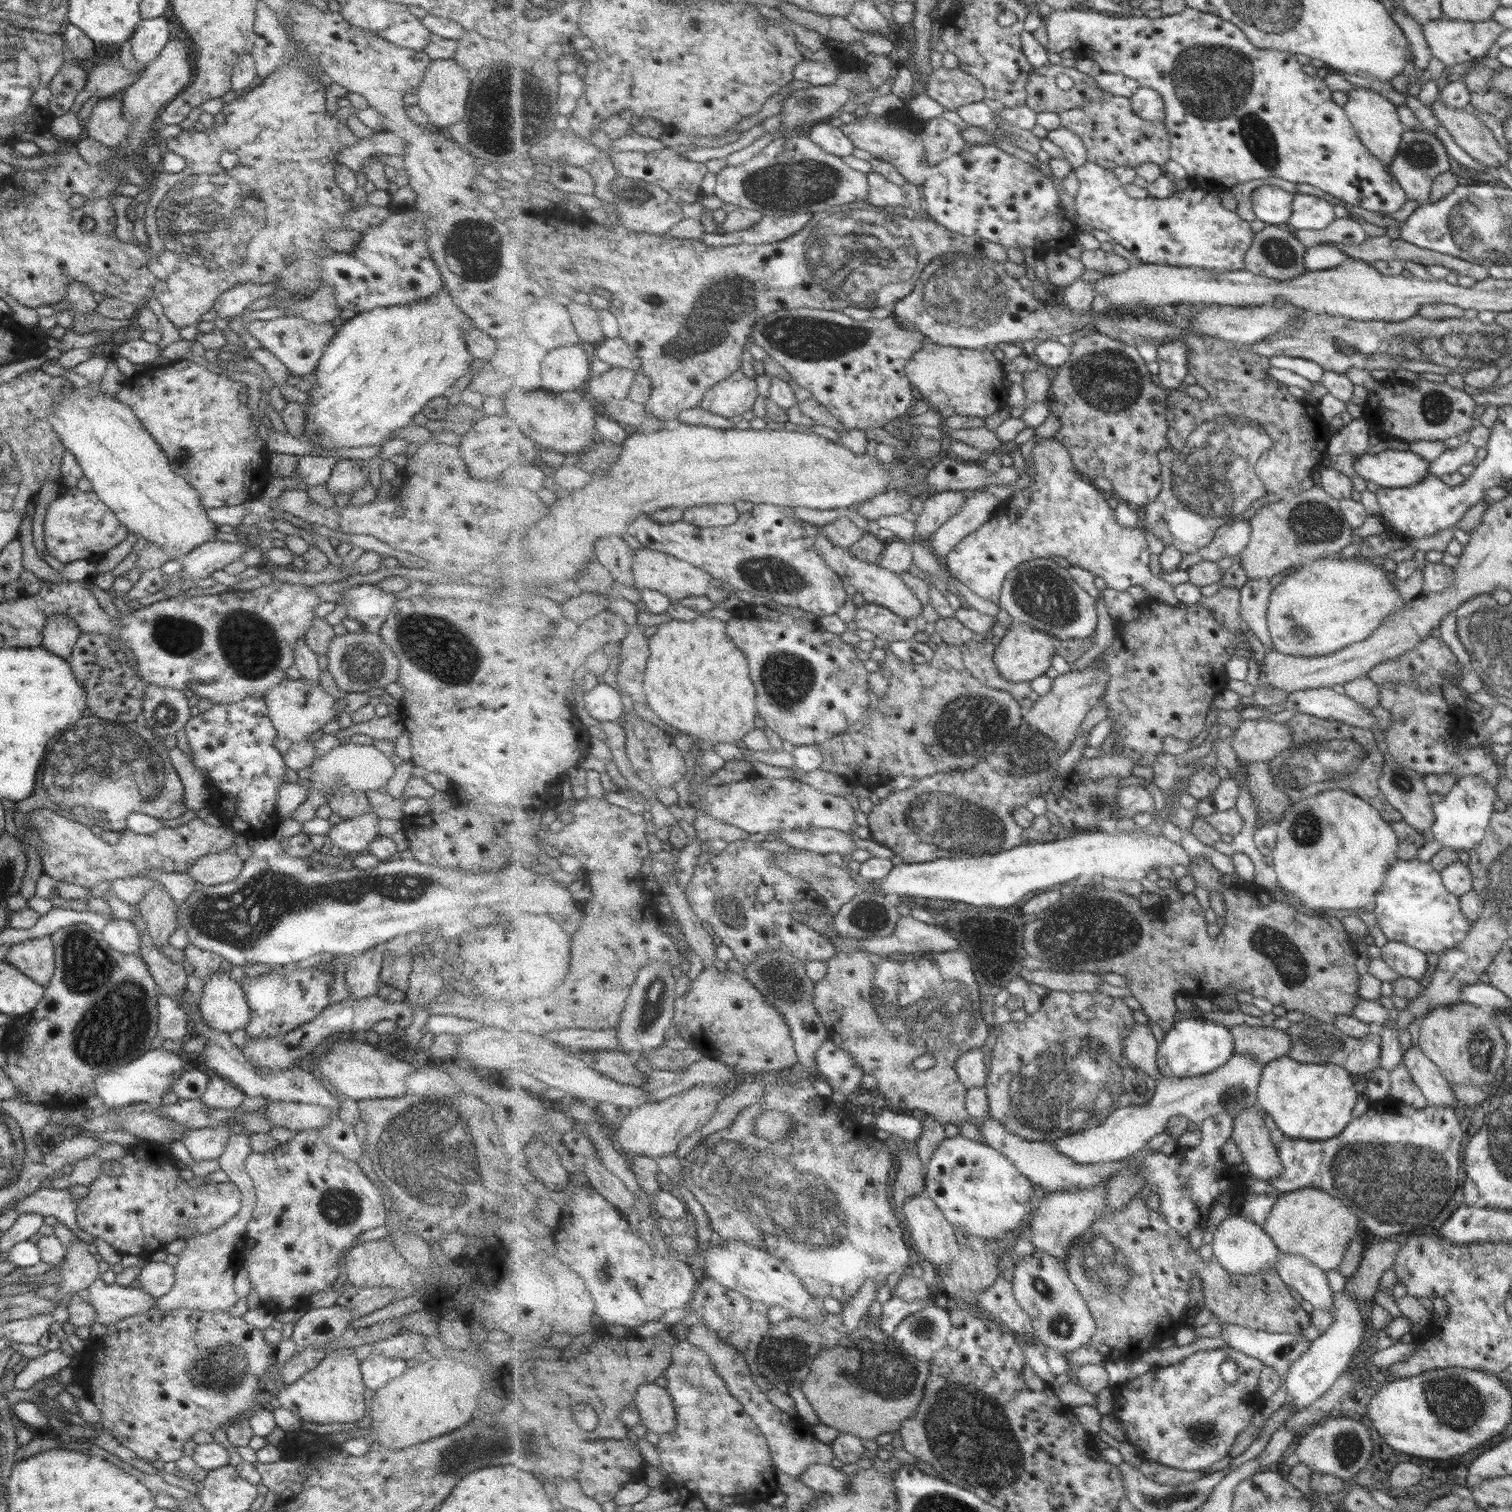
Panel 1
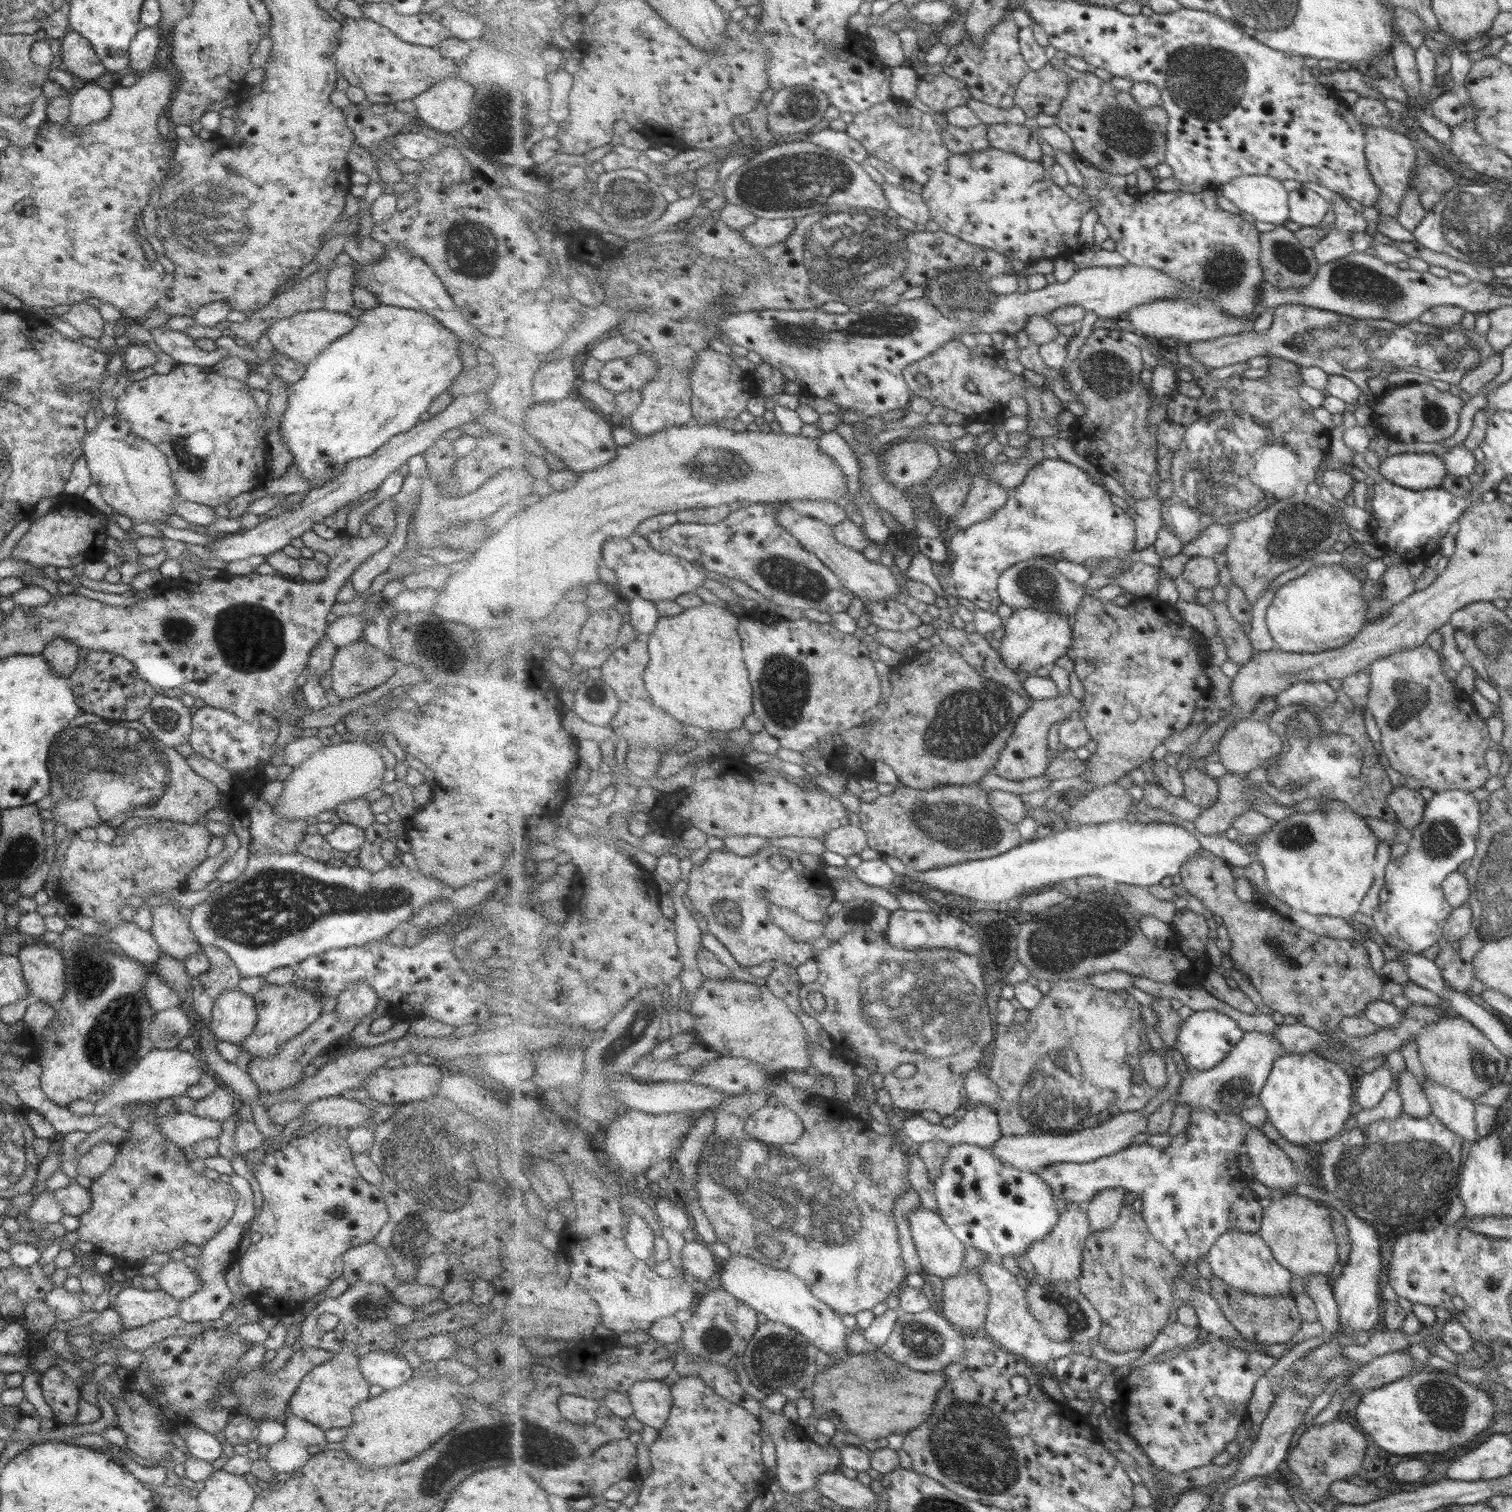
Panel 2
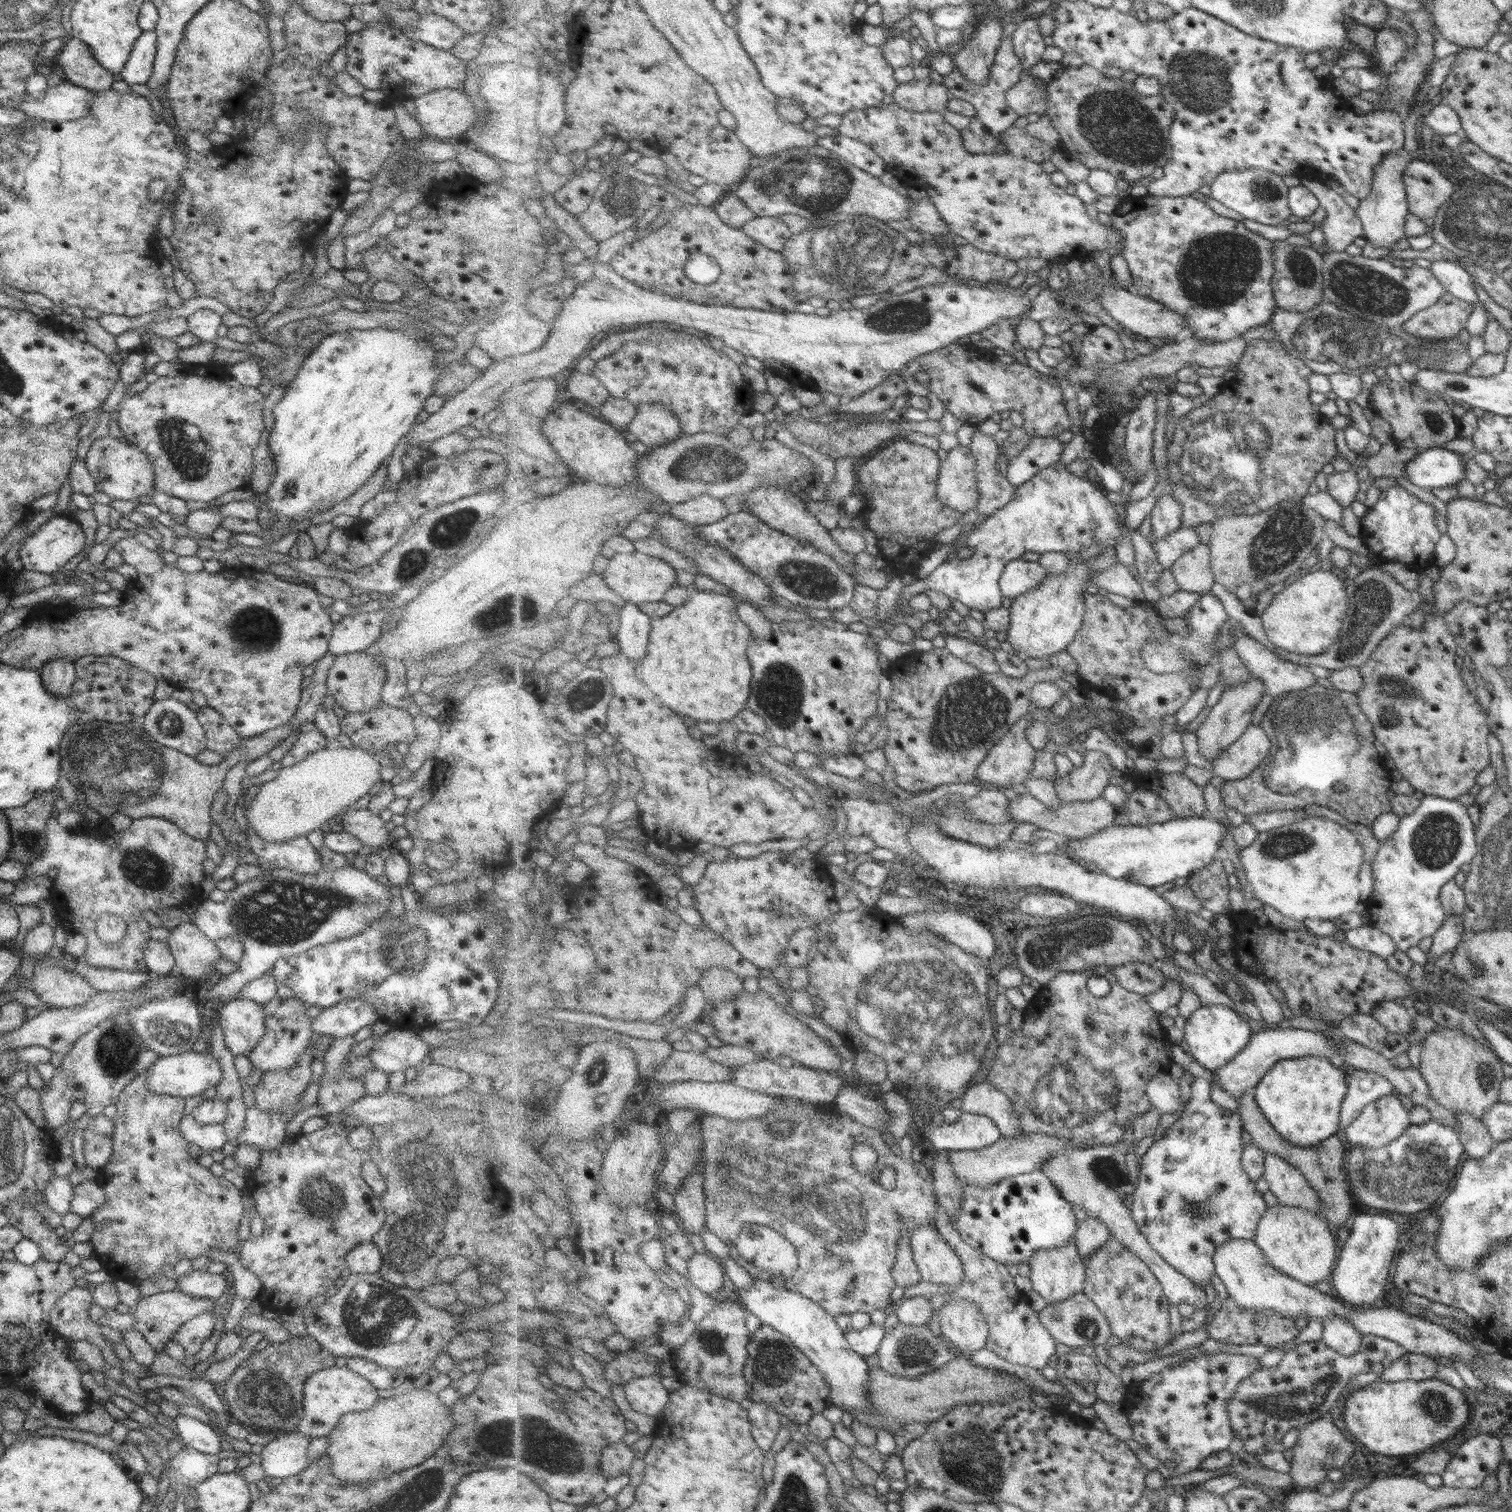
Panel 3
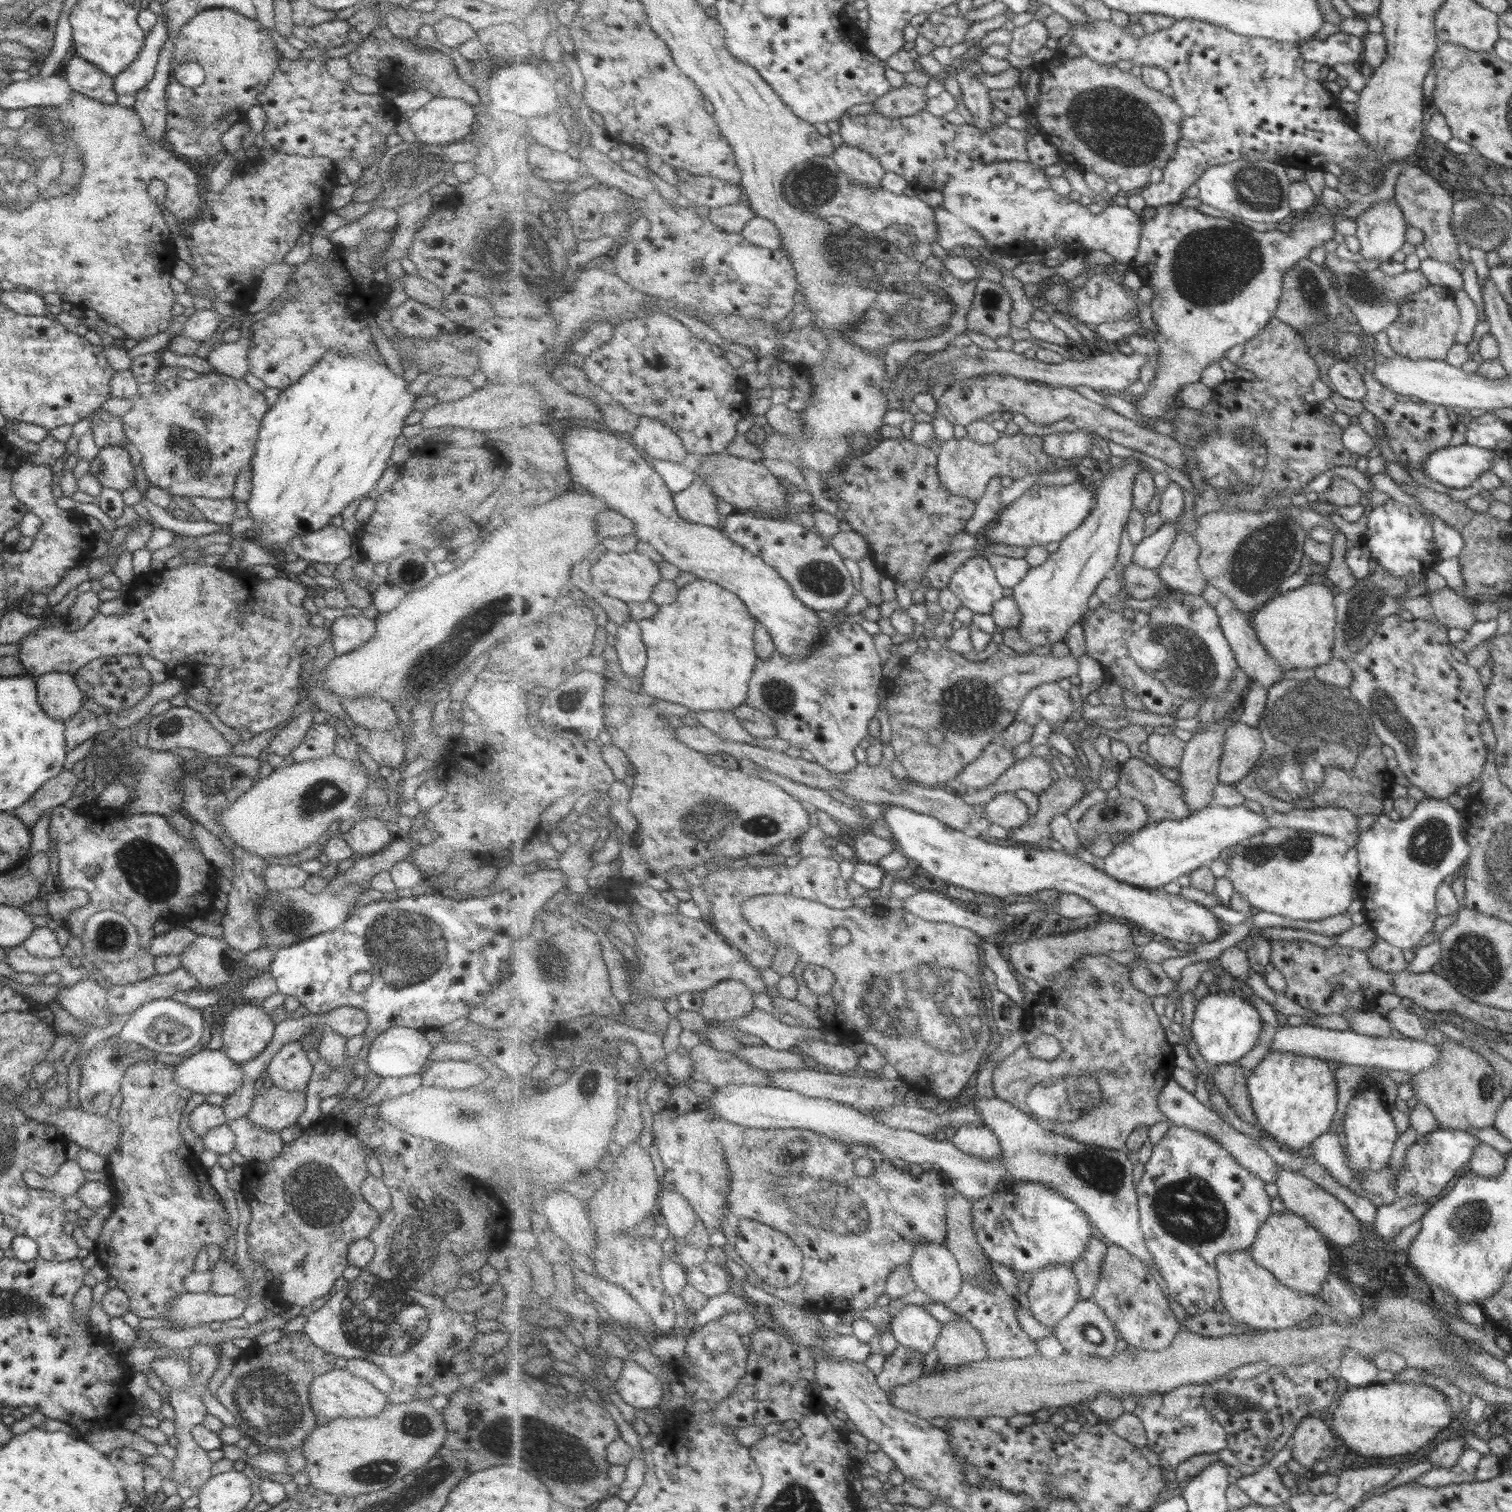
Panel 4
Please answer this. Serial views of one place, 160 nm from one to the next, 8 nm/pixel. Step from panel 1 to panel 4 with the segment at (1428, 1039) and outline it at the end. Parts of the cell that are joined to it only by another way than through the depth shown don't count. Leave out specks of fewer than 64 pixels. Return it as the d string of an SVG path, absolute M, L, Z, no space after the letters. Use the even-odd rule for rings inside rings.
M1452 1039L1437 1044L1437 1049L1440 1050L1438 1062L1418 1072L1409 1082L1420 1103L1433 1112L1438 1129L1468 1132L1470 1128L1494 1127L1497 1110L1508 1097L1498 1072L1482 1056Z

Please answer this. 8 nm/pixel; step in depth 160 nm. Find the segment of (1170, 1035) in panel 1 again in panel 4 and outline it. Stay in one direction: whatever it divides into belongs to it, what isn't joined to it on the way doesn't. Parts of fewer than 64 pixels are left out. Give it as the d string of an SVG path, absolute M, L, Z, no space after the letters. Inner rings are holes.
M1235 989L1212 993L1197 1007L1192 1030L1202 1055L1213 1066L1222 1067L1222 1065L1239 1063L1257 1047L1262 1038L1264 1032L1262 1014L1243 995Z

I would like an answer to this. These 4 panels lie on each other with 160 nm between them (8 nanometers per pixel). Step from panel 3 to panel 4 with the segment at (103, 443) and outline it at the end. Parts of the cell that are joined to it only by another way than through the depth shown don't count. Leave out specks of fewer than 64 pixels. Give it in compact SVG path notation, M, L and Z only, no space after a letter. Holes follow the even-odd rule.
M106 445L90 463L89 472L102 486L122 493L135 486L136 474L127 449L118 445Z

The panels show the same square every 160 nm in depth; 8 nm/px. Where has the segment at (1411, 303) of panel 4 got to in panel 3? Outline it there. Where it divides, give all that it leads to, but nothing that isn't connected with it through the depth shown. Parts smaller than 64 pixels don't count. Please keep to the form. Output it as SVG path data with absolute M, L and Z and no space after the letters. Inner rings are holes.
M1445 292L1441 299L1406 321L1402 329L1424 340L1440 340L1442 344L1465 328L1474 310L1469 302Z

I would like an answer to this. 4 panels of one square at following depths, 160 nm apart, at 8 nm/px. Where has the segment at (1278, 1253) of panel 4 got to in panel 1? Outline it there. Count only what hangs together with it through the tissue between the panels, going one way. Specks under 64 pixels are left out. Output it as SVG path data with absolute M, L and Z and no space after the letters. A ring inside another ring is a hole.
M1319 1188L1281 1193L1265 1227L1282 1251L1304 1255L1312 1264L1328 1272L1343 1262L1349 1242L1360 1235L1360 1218L1340 1199Z

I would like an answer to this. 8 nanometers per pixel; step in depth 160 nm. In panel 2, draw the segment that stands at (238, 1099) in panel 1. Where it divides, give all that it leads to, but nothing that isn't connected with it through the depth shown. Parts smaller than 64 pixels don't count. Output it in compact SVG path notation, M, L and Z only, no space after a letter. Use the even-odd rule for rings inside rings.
M219 1085L210 1096L196 1102L191 1113L200 1118L223 1123L236 1112L237 1104L236 1095L224 1085Z

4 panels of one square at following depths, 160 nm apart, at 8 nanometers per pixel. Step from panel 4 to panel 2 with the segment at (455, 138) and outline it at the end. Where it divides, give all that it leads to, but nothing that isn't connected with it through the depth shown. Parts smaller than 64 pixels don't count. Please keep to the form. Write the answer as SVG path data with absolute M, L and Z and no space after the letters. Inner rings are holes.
M444 78L412 100L416 116L442 134L453 134L469 119L475 88L458 78Z

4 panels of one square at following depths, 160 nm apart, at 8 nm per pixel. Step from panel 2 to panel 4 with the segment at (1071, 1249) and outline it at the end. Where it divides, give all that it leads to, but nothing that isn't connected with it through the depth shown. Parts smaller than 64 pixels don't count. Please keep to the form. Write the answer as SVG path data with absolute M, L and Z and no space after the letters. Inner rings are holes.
M1050 1265L1038 1271L1033 1276L1028 1294L1031 1300L1033 1315L1040 1319L1044 1326L1050 1327L1054 1334L1057 1324L1064 1322L1065 1318L1076 1308L1082 1300L1080 1280L1068 1265Z

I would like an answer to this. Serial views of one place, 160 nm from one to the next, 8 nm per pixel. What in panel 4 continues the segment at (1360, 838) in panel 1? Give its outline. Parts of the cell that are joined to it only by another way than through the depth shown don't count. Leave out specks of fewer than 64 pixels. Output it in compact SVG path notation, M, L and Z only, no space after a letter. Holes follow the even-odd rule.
M1288 827L1270 828L1235 847L1227 877L1234 890L1254 908L1294 920L1322 920L1341 915L1352 902L1354 882L1351 869L1344 867L1349 849L1332 835Z

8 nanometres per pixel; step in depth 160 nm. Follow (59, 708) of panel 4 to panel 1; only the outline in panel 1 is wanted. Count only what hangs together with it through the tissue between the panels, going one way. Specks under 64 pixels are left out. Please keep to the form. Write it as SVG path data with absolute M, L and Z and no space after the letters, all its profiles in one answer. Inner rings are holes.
M56 613L47 618L42 633L42 645L47 652L70 660L70 652L81 636L78 623L66 613Z

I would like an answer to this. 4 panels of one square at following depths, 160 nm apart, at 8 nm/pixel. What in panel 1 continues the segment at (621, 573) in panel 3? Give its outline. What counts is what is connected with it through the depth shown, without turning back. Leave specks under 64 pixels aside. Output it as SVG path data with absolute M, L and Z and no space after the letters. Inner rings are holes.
M643 547L637 550L634 559L634 576L636 576L636 588L638 590L658 590L666 594L673 602L680 602L684 598L707 596L712 587L713 575L695 563L684 561L675 555L665 554L658 550Z

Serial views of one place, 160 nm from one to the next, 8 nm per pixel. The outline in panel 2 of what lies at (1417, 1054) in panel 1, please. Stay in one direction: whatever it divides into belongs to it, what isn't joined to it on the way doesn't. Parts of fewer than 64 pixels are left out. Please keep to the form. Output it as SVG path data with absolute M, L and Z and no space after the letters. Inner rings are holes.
M1426 1076L1425 1078L1425 1095L1431 1106L1431 1113L1437 1116L1448 1130L1462 1136L1464 1141L1471 1144L1478 1142L1480 1136L1476 1133L1474 1120L1476 1104L1459 1092L1428 1080Z

